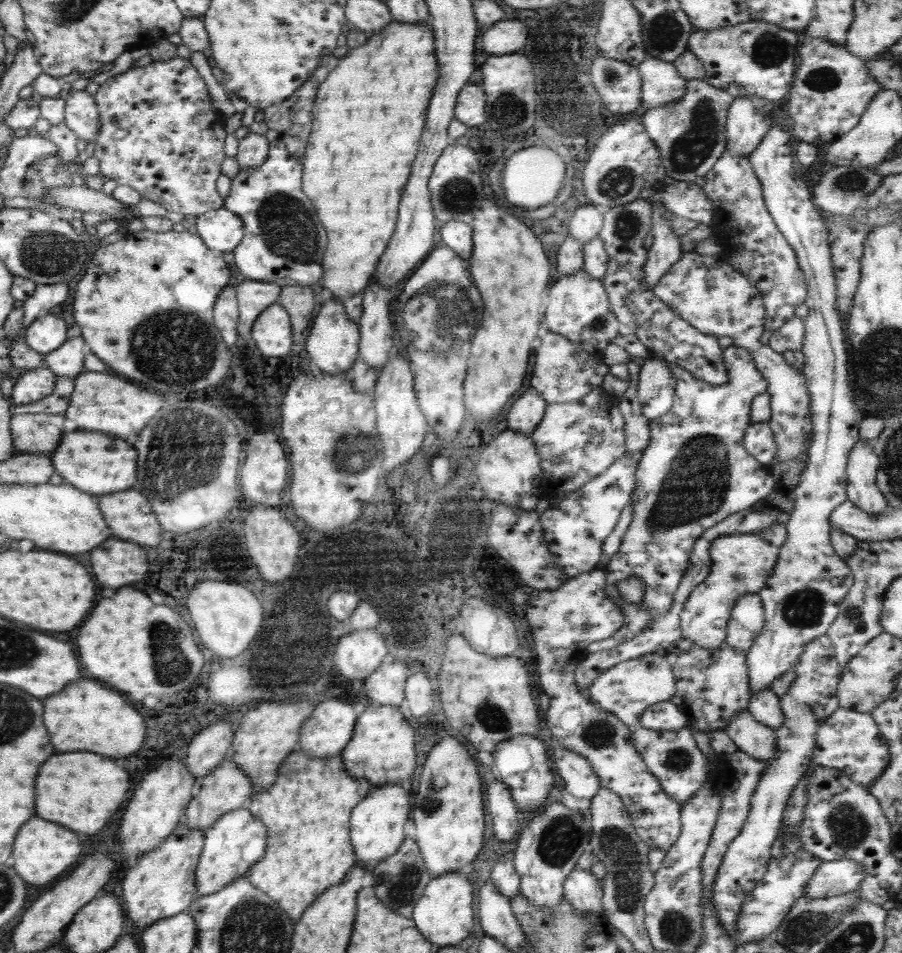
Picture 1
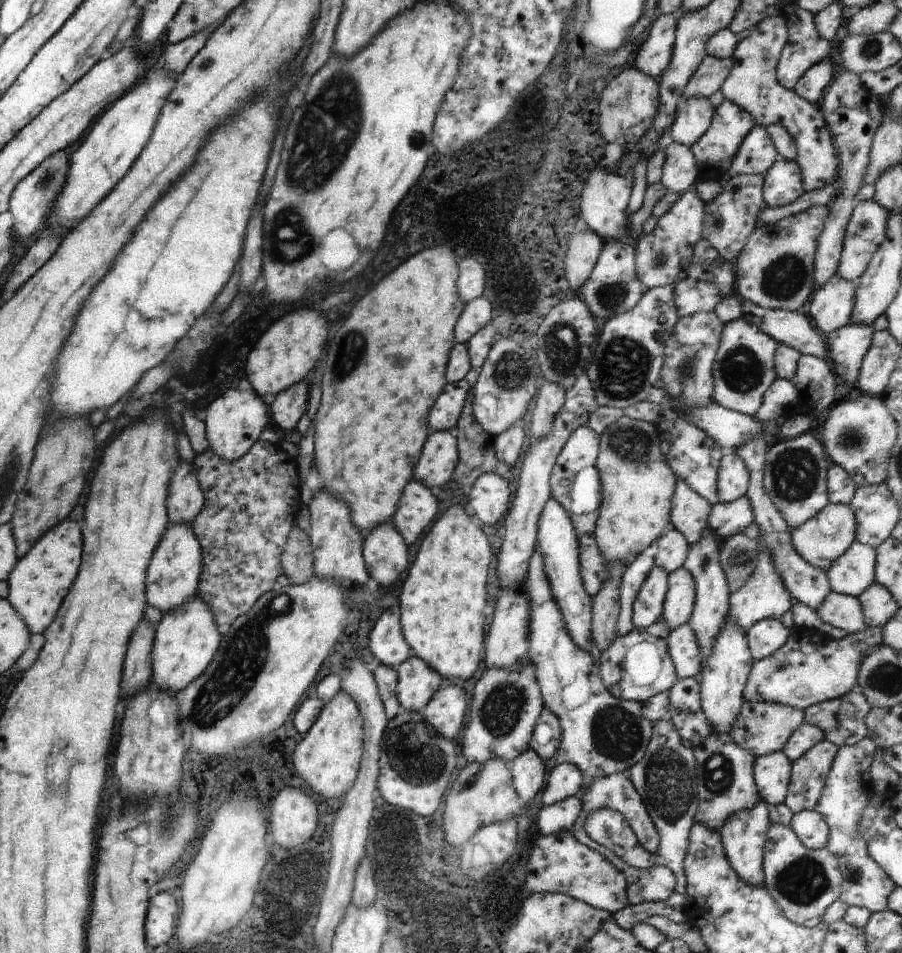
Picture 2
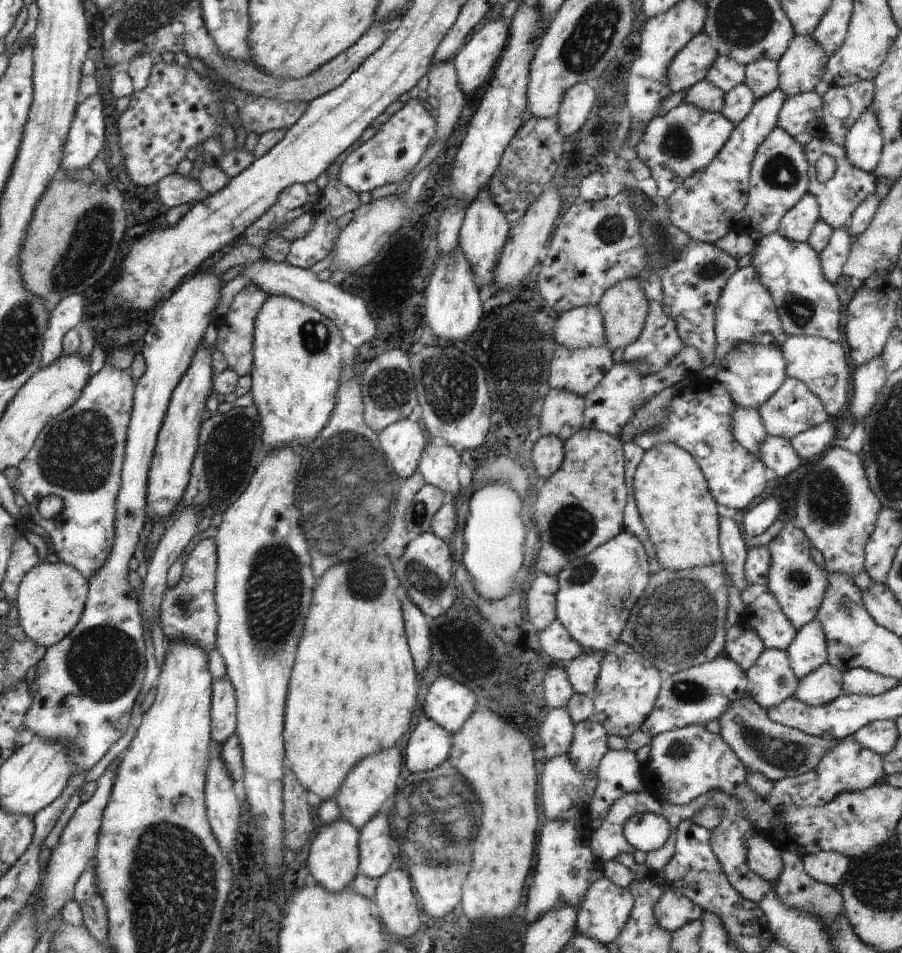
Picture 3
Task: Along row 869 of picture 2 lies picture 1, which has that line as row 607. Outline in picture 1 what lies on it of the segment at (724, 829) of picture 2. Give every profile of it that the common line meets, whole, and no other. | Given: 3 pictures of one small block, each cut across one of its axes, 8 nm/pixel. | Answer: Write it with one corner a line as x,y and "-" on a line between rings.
757,593
739,596
729,611
725,643
735,651
747,652
761,632
764,622
763,607

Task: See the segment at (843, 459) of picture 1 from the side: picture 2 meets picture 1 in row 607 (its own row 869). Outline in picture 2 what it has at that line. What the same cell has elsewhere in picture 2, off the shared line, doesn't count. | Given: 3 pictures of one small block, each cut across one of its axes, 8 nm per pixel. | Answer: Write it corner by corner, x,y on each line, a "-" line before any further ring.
770,824
763,852
764,887
777,910
795,926
813,928
821,923
825,909
839,899
842,874
838,858
827,849
805,848
788,826

